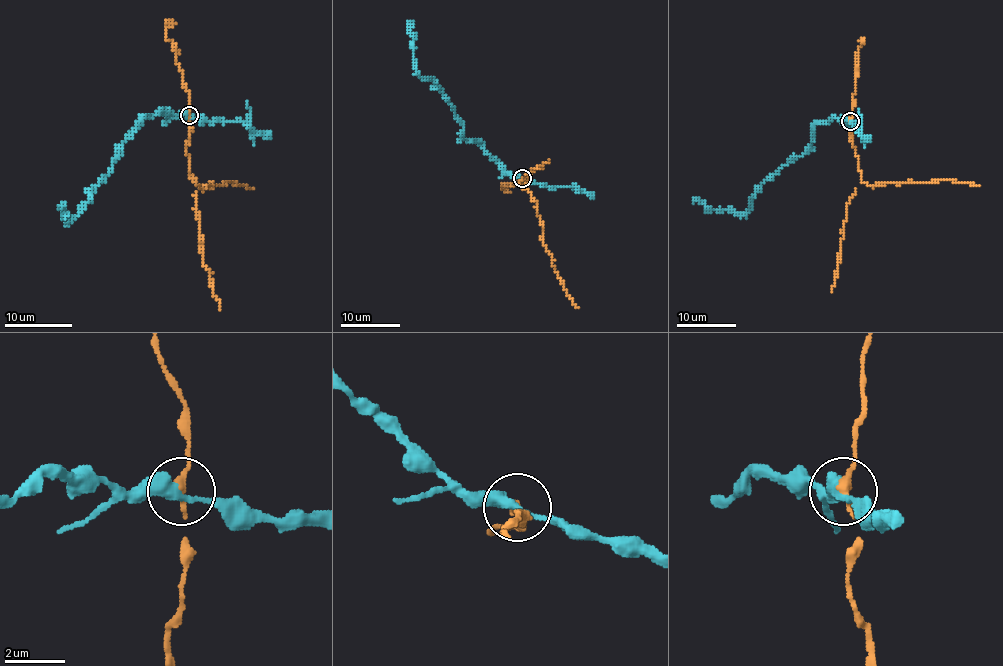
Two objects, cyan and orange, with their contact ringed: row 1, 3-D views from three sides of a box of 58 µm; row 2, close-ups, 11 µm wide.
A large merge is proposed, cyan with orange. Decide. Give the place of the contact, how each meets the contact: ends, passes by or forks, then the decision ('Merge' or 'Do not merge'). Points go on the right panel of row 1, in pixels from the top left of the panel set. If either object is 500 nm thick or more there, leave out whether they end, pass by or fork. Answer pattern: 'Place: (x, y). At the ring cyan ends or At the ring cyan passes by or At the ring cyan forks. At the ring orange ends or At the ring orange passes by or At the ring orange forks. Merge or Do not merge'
Place: (850, 121). At the ring cyan passes by. At the ring orange ends. Do not merge

